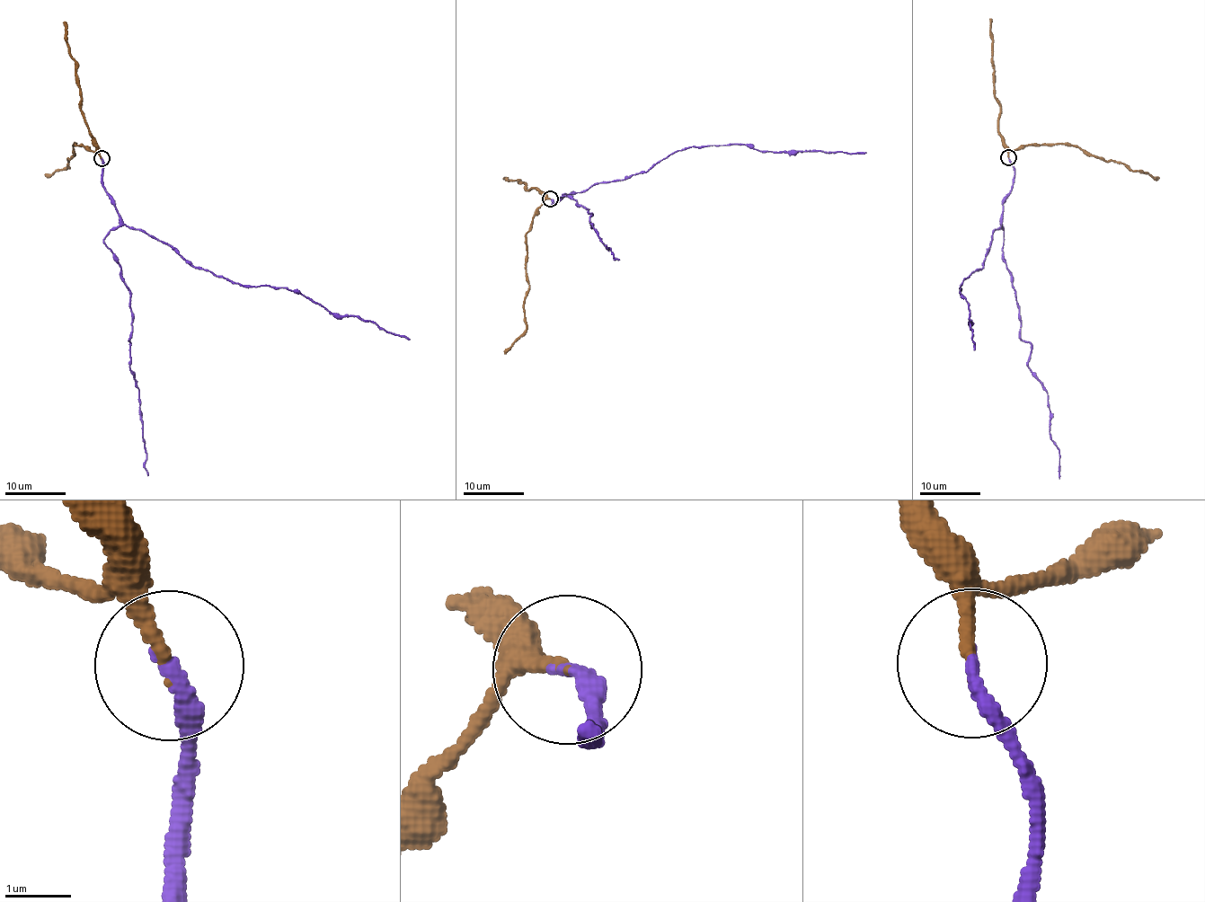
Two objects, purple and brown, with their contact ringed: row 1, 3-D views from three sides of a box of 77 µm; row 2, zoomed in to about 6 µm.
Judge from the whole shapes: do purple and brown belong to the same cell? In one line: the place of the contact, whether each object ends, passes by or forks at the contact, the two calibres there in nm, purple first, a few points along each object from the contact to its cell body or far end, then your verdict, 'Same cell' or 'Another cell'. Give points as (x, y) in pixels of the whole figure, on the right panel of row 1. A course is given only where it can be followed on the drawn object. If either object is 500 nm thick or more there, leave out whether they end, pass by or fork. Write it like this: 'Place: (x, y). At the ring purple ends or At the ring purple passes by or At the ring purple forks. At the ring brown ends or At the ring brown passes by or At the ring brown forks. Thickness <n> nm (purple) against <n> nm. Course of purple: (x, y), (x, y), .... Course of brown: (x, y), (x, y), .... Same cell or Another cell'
Place: (1008, 157). At the ring purple ends. At the ring brown ends. Thickness 240 nm (purple) against 200 nm. Course of purple: (1009, 157), (1014, 184), (1004, 203), (1003, 222), (992, 234), (984, 266), (959, 286), (968, 302), (974, 350). Course of brown: (1009, 157), (1010, 151), (1042, 144), (1071, 144), (1106, 160), (1126, 163), (1133, 171), (1159, 178). Same cell

